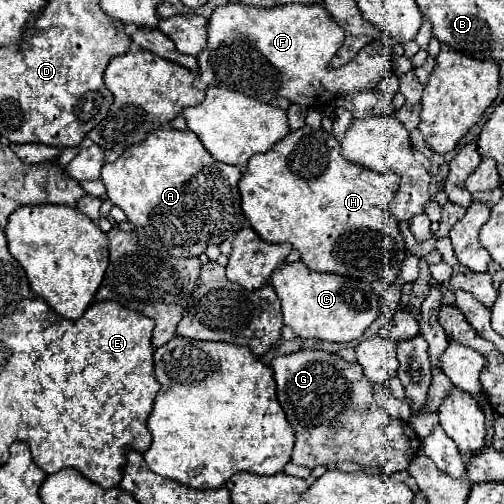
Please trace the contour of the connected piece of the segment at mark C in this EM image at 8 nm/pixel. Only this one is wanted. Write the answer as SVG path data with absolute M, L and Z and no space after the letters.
M300 261L280 265L276 273L272 273L270 285L282 303L284 325L302 339L324 339L336 343L360 339L380 313L380 295L372 293L368 283L342 275L318 273Z

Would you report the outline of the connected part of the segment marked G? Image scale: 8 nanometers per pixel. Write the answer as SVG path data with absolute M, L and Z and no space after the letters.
M298 351L292 355L276 357L270 363L274 371L276 381L276 393L282 409L286 411L286 417L290 425L296 431L296 445L292 453L292 463L304 465L304 467L316 467L316 465L328 465L328 463L340 463L340 461L354 461L364 467L386 467L388 473L404 471L412 457L422 447L420 437L410 427L410 437L406 433L406 425L380 409L374 401L374 385L364 377L360 363L348 363L336 353L328 351Z

